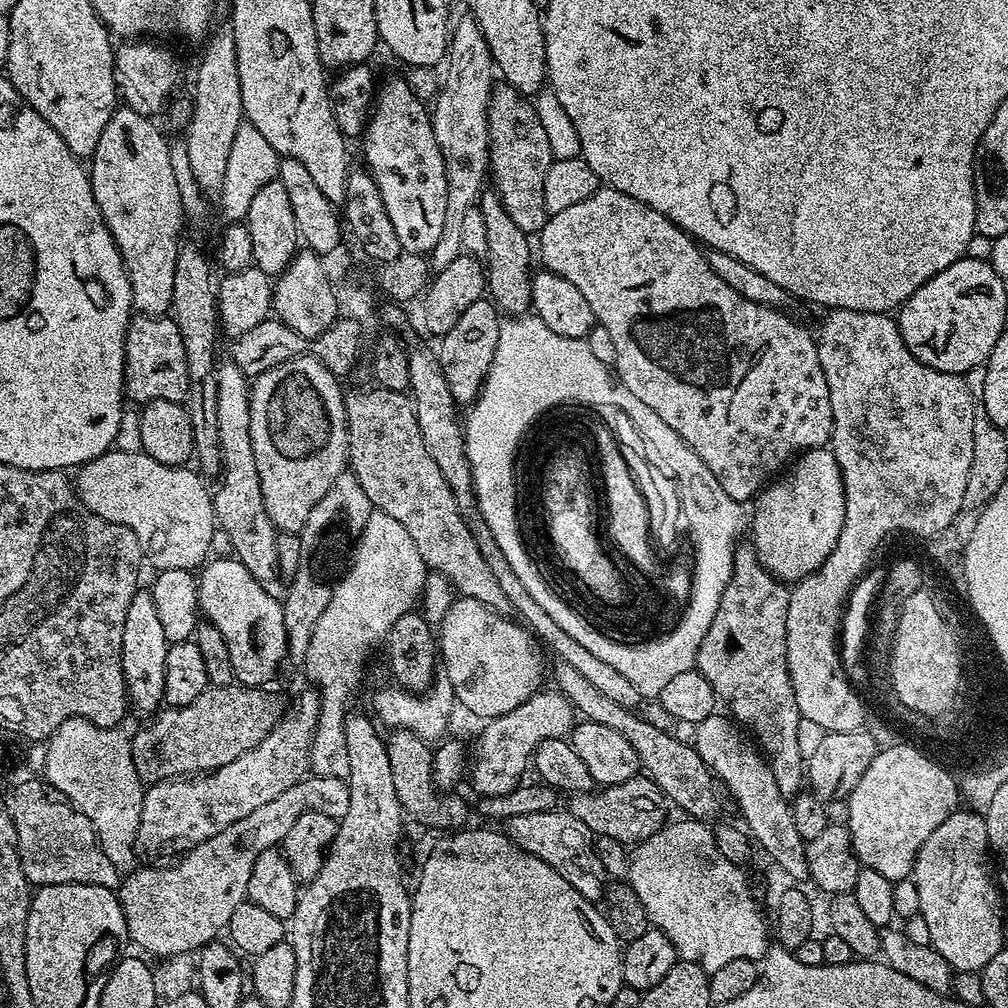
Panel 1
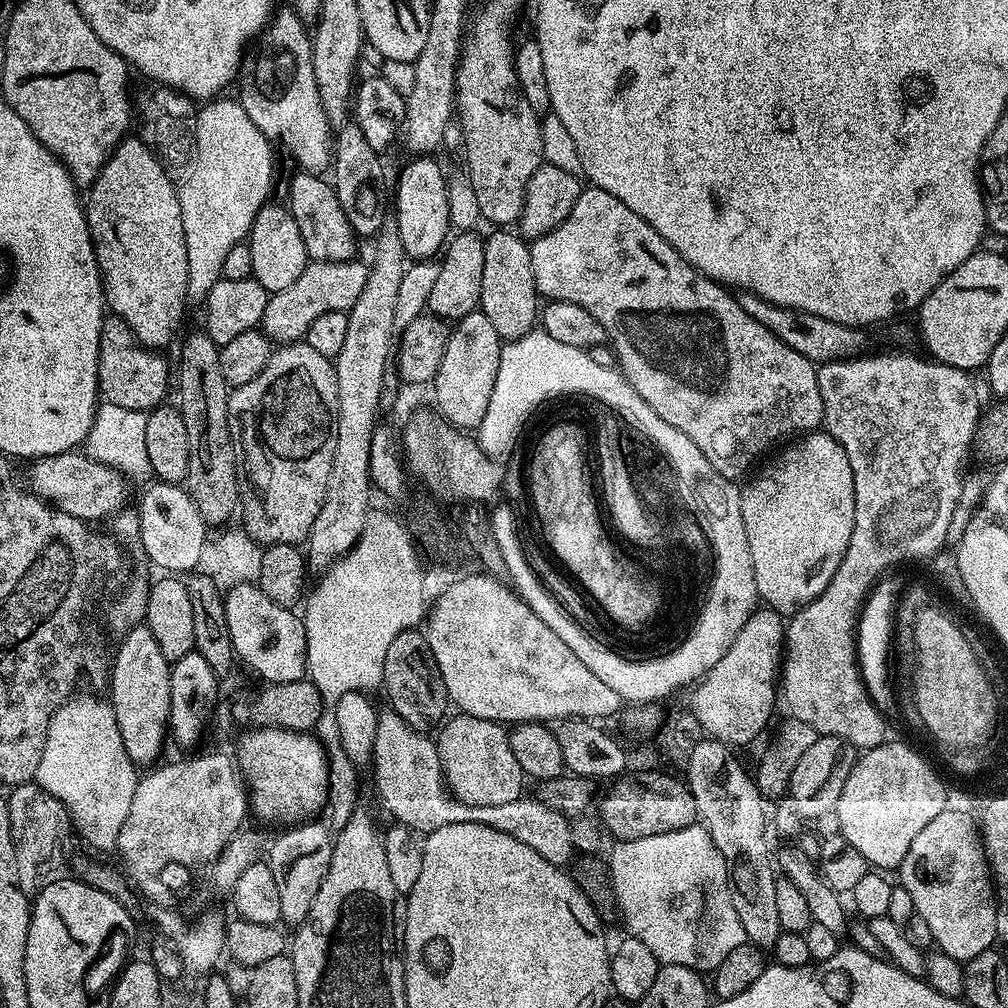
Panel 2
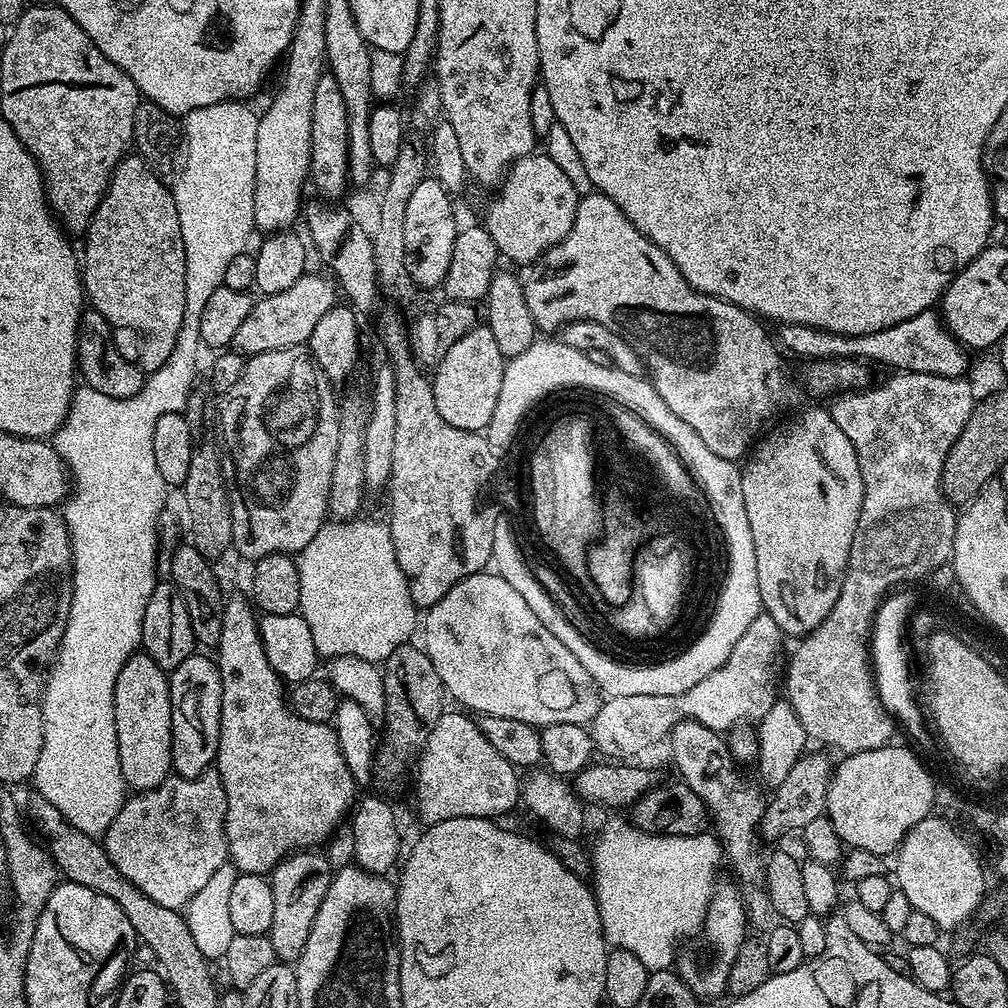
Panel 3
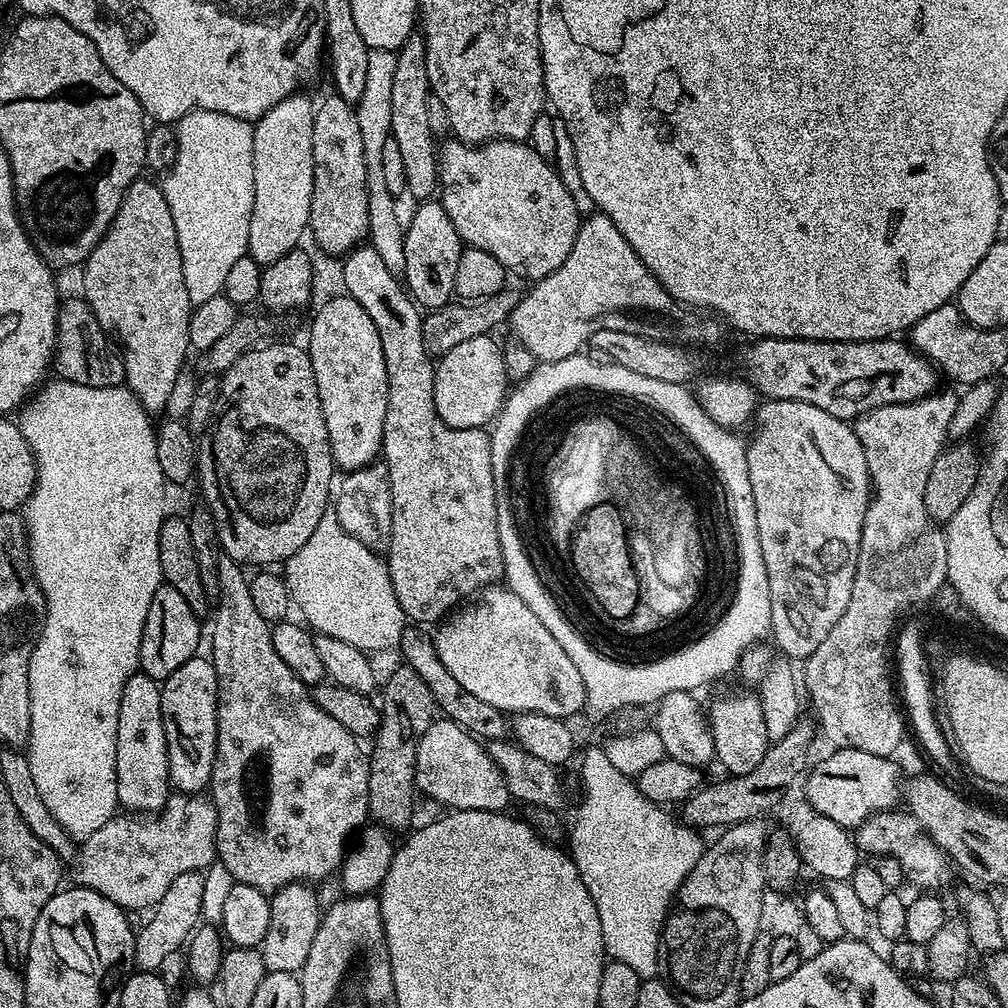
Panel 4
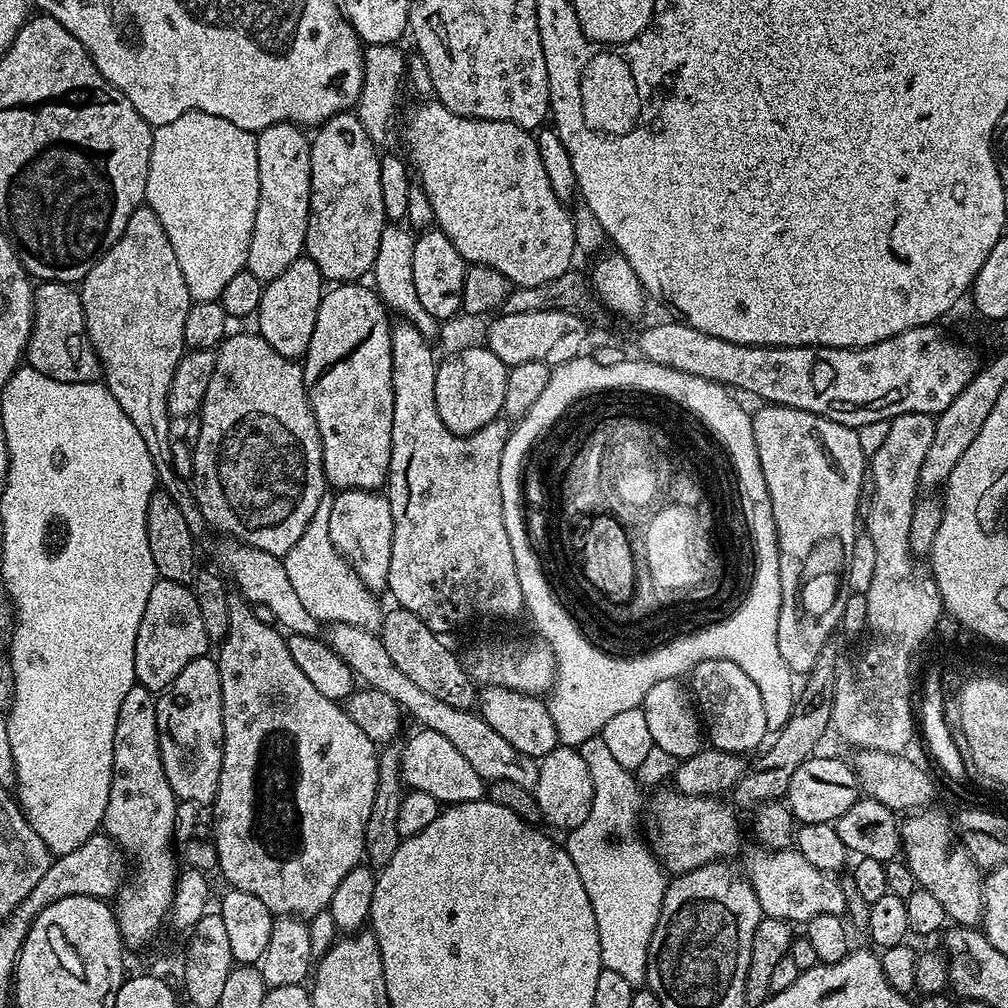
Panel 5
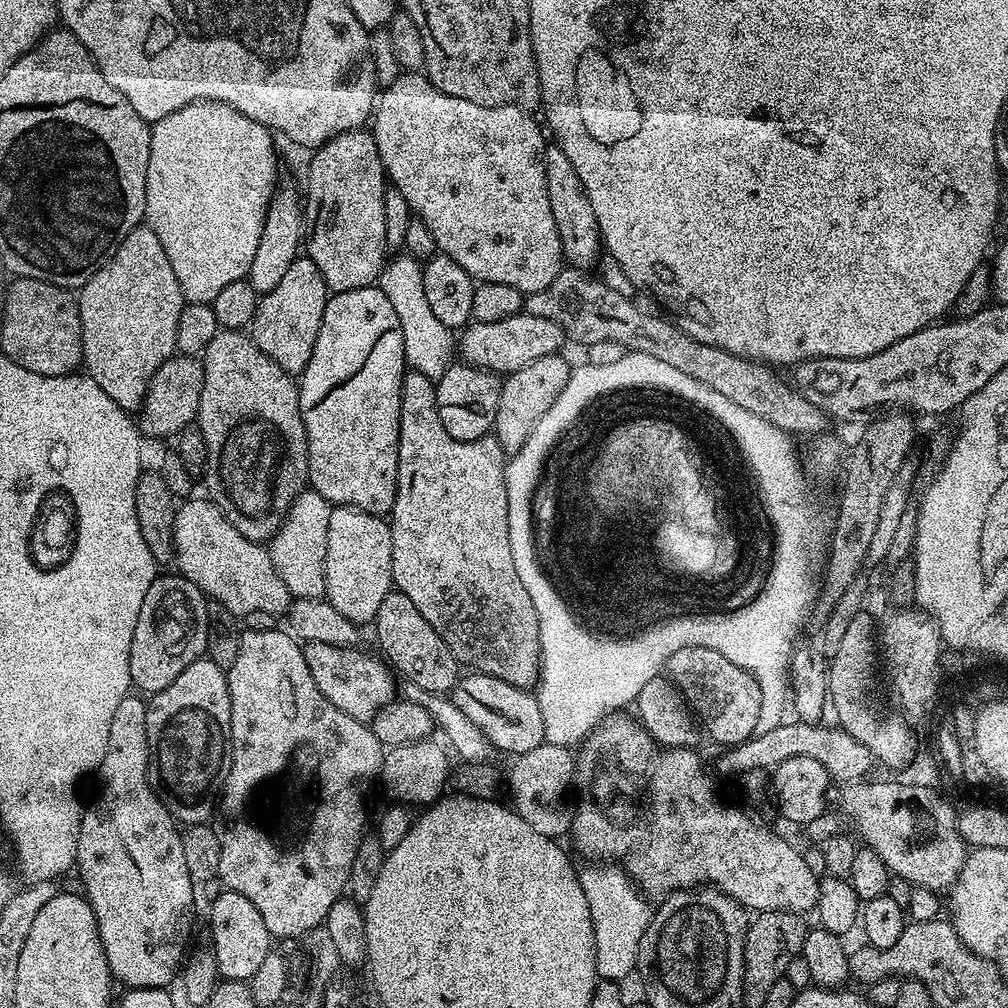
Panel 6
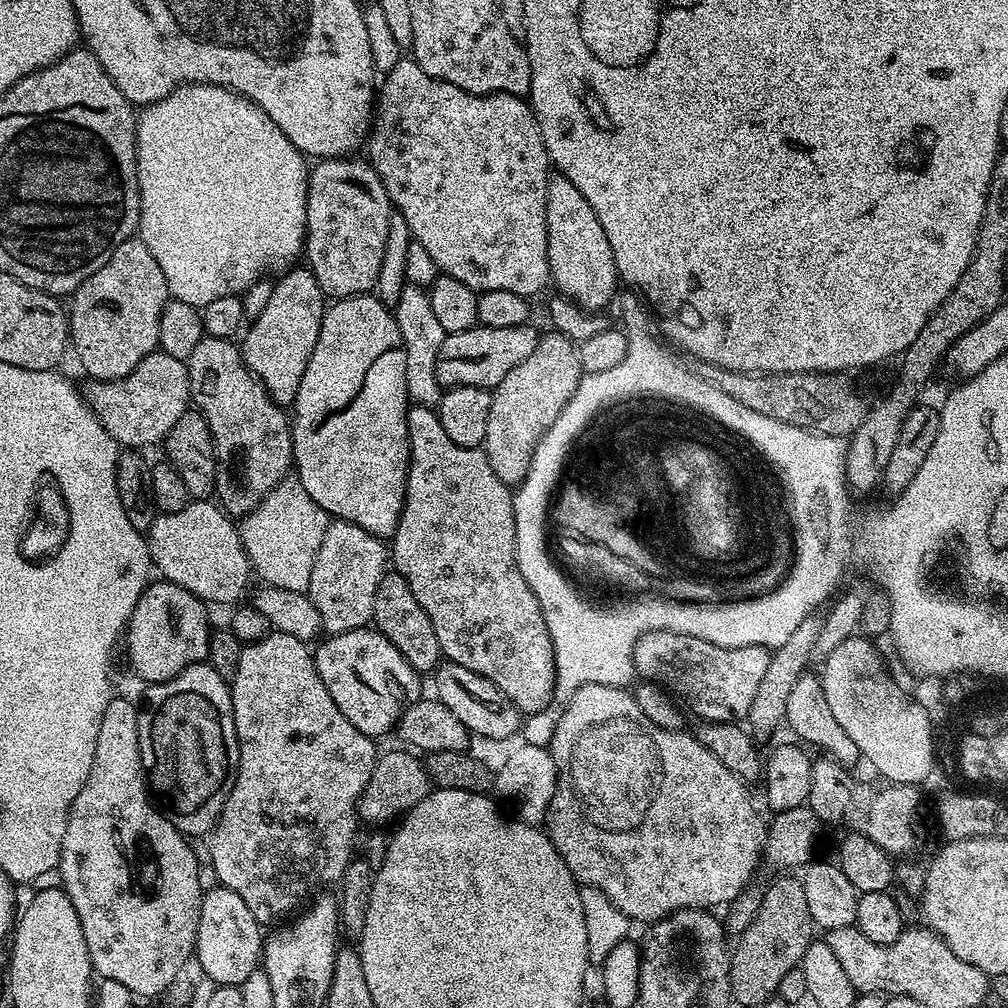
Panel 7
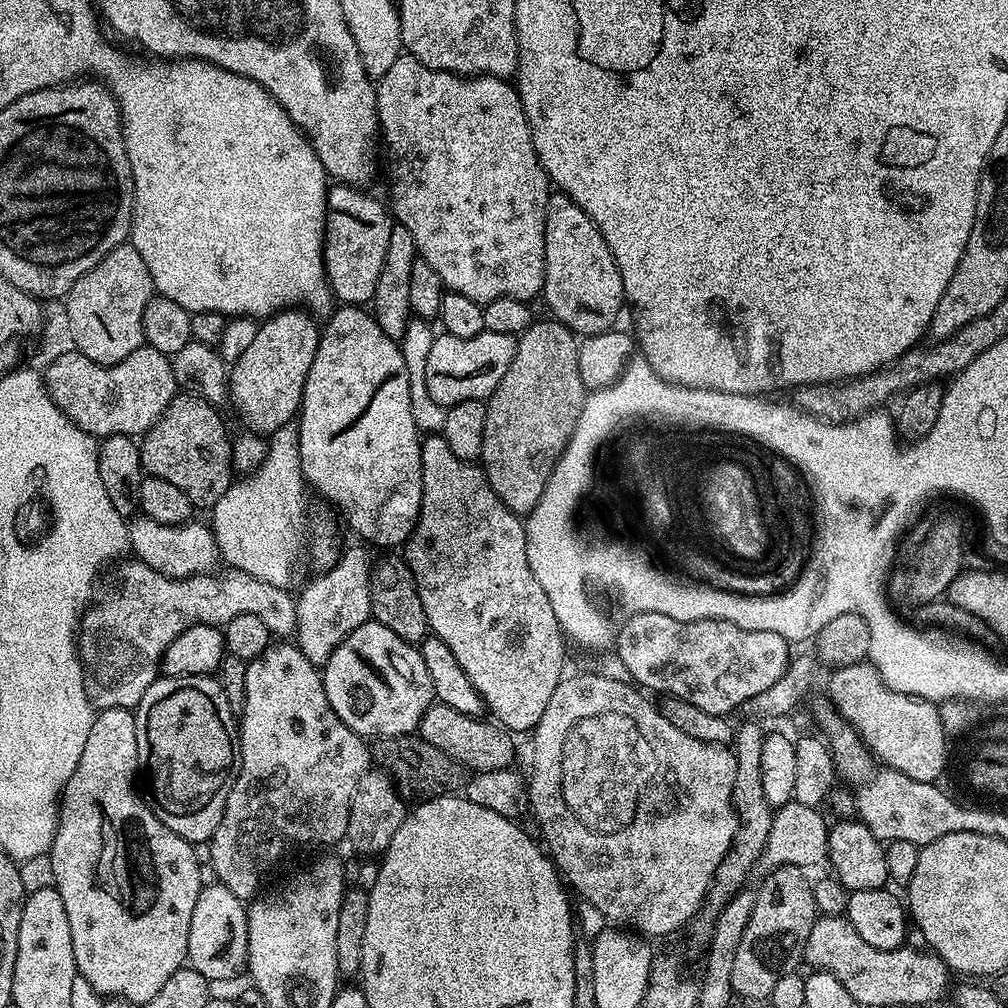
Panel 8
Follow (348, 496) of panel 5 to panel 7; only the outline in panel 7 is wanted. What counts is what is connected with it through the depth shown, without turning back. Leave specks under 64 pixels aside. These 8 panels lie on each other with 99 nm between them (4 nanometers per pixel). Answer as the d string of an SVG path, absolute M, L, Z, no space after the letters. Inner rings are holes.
M345 520L329 521L306 593L319 610L325 633L336 635L349 632L365 627L371 621L377 586L387 568L388 548L381 537Z

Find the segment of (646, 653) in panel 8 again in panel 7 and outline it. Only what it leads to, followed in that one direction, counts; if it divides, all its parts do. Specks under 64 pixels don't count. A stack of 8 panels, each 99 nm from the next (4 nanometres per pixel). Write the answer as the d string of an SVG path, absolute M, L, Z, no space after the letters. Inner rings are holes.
M647 632L634 646L632 666L641 681L660 685L679 698L688 712L701 716L701 721L734 724L747 717L754 694L765 677L769 657L769 649L762 646L723 648L702 638L690 638L690 634Z

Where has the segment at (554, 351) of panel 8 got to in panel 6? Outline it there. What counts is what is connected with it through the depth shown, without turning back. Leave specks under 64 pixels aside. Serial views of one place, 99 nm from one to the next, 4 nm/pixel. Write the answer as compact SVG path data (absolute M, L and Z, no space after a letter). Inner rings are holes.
M563 355L538 358L538 362L530 362L530 366L522 366L522 370L507 373L503 377L498 398L498 414L494 425L494 435L505 453L517 452L526 442L530 430L550 410L554 398L562 394L562 386L566 386L570 364L563 360Z

